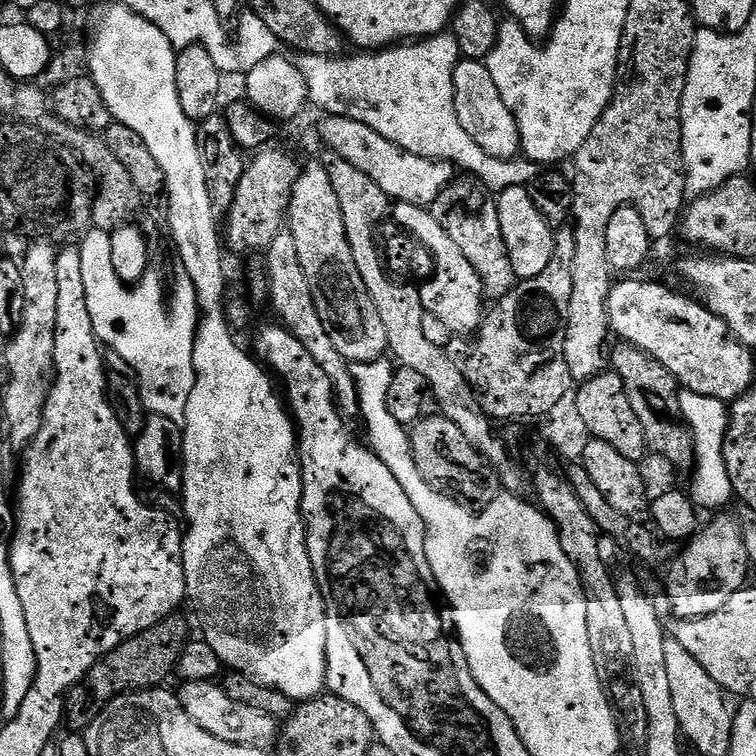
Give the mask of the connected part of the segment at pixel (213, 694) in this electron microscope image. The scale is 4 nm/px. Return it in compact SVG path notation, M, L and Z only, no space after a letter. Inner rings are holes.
M210 680L206 682L185 683L184 689L179 689L178 695L181 706L214 738L222 738L222 742L230 742L238 746L250 746L267 753L275 749L278 744L278 722L270 718L270 714L265 714L263 710L254 710L250 706L245 706L243 702L234 702L230 694L219 684Z

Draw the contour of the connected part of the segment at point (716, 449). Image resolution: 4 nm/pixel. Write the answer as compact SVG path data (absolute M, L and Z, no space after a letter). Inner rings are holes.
M687 390L681 391L680 405L684 421L688 423L688 429L692 431L696 447L696 463L691 473L693 474L692 488L690 487L692 502L700 510L720 508L723 504L734 500L730 474L724 462L724 439L728 429L729 405L718 398L706 398L706 394L694 394Z

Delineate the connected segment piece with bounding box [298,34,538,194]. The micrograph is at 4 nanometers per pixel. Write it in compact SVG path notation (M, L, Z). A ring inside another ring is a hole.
M441 34L439 36L429 36L427 38L417 39L415 42L404 42L399 46L389 46L383 50L368 50L363 54L356 54L360 56L352 56L349 60L344 60L345 58L333 58L330 56L305 56L301 55L299 57L298 63L300 65L300 73L302 74L302 78L306 78L306 86L308 87L308 99L311 101L313 105L317 104L318 107L321 108L321 113L327 114L329 116L345 116L346 118L354 118L354 122L366 122L366 126L370 126L370 130L378 130L378 134L382 134L382 138L390 138L390 142L394 142L398 146L402 146L402 150L406 150L410 154L418 154L418 158L430 158L431 160L446 160L451 162L457 169L463 170L465 173L471 174L476 177L476 179L482 181L489 190L489 192L493 194L499 194L505 192L506 190L510 190L511 188L527 188L529 184L532 183L532 180L536 175L538 175L537 165L533 164L531 160L527 158L517 158L515 160L503 160L502 158L494 158L494 154L486 154L486 150L482 150L482 146L478 146L478 142L474 142L474 138L470 138L470 134L466 134L465 128L462 126L462 122L458 122L458 110L454 110L454 98L456 95L454 94L454 70L456 69L457 64L460 63L462 57L460 55L460 47L458 46L458 42L456 41L456 37L451 34Z

